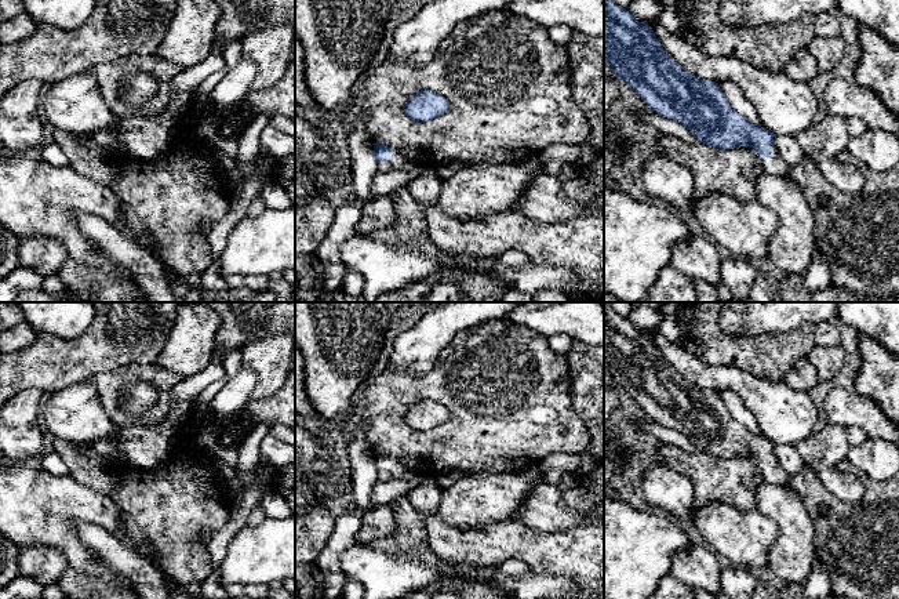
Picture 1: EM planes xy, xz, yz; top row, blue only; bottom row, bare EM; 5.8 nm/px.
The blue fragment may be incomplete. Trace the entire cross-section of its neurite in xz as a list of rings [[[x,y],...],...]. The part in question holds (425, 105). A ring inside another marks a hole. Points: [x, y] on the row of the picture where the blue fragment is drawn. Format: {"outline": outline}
{"outline": [[[432,90],[414,94],[403,108],[412,121],[429,121],[444,115],[450,108],[448,101]]]}

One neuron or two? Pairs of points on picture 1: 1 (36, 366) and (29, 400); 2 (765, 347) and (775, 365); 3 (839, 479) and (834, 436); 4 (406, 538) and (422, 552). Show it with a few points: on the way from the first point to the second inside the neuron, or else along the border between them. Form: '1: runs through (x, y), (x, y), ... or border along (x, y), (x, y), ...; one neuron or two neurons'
1: border along (43, 392), (35, 388), (24, 388), (14, 396); two neurons
2: runs through (765, 351), (772, 360); one neuron
3: runs through (829, 468), (829, 447); one neuron
4: runs through (410, 540), (418, 548); one neuron

